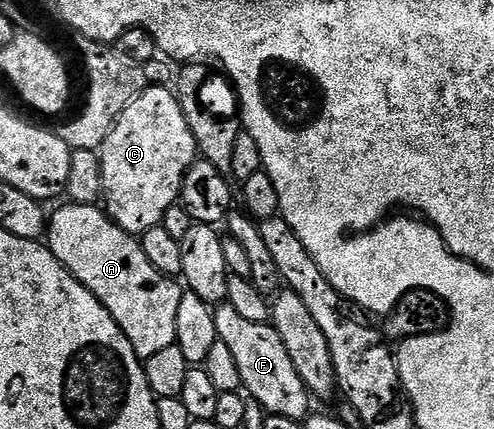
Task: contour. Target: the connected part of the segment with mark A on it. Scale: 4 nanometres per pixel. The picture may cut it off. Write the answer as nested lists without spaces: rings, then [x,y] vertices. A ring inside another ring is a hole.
[[[70,202],[64,205],[49,216],[45,243],[51,253],[113,314],[113,322],[121,326],[140,361],[153,358],[153,354],[174,344],[177,306],[181,306],[184,294],[180,281],[161,274],[145,258],[142,243],[117,226],[102,207]]]

